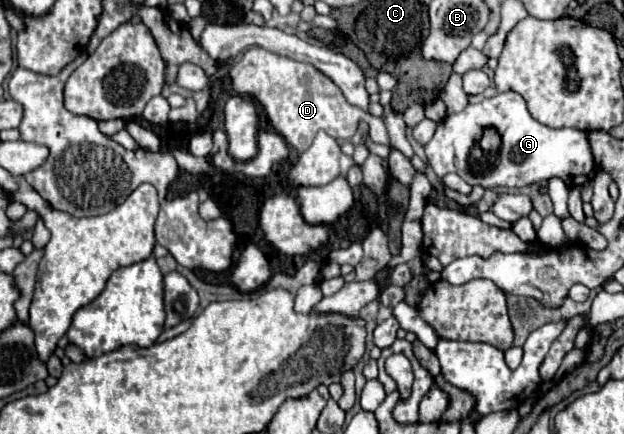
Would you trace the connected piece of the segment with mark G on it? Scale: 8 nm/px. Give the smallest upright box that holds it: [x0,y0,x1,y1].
[423,93,595,187]

